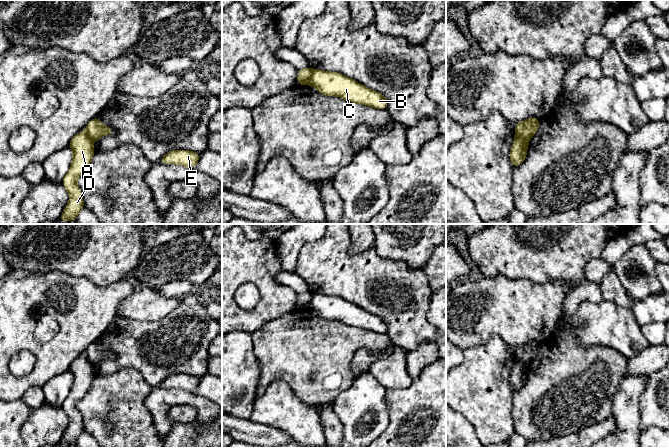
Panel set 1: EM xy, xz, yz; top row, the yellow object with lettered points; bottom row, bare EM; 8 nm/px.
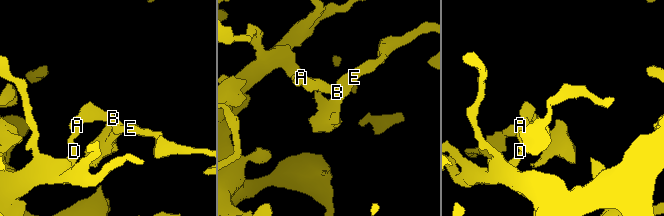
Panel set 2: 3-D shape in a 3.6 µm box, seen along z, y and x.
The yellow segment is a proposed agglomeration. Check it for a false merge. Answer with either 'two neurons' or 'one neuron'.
two neurons

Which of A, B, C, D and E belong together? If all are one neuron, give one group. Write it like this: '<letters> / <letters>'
A D / B C E

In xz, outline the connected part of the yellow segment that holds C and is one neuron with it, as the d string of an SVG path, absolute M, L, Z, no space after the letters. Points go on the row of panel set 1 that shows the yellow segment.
M313 69L309 84L324 96L338 96L352 103L387 109L383 94L368 89L341 73Z

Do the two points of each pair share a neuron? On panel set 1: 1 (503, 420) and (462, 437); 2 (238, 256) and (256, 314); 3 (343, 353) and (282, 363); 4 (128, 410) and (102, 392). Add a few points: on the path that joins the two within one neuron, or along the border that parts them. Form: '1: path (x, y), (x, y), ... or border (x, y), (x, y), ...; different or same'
1: border (460, 413), (471, 425), (477, 437); different
2: path (252, 270), (265, 283), (265, 300); same
3: path (328, 353), (320, 353), (314, 359), (297, 360); same
4: path (122, 410), (108, 398); same

